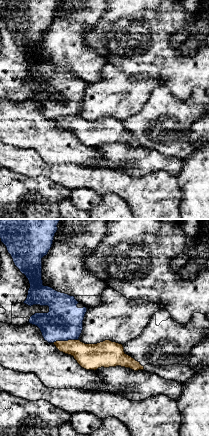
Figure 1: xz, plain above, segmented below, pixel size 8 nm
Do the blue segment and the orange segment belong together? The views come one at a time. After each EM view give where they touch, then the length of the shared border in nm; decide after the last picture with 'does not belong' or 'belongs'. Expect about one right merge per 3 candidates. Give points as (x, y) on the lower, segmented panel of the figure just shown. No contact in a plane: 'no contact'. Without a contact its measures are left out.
meets blue at (65, 340); contact 200 nm long

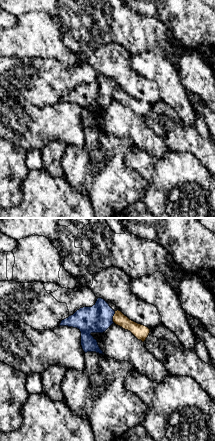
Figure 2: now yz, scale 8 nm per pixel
meets blue at (112, 317); contact 100 nm long

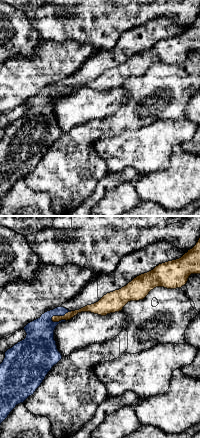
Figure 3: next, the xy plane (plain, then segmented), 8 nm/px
meets blue at (60, 315); contact 180 nm long

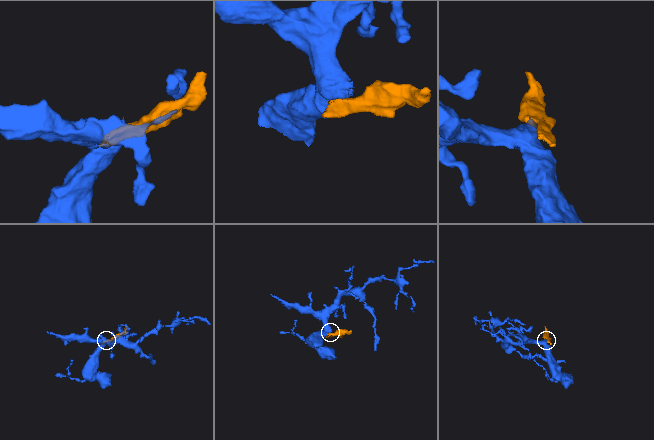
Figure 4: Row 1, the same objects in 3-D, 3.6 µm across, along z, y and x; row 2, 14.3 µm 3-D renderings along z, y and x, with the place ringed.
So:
does not belong

